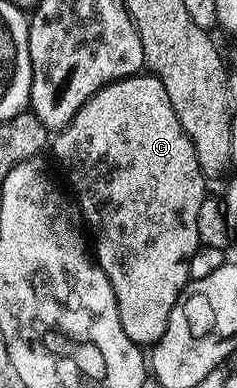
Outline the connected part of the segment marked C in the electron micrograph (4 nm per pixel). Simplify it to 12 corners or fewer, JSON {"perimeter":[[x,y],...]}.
{"perimeter":[[153,74],[53,137],[120,326],[190,283],[207,177]]}

